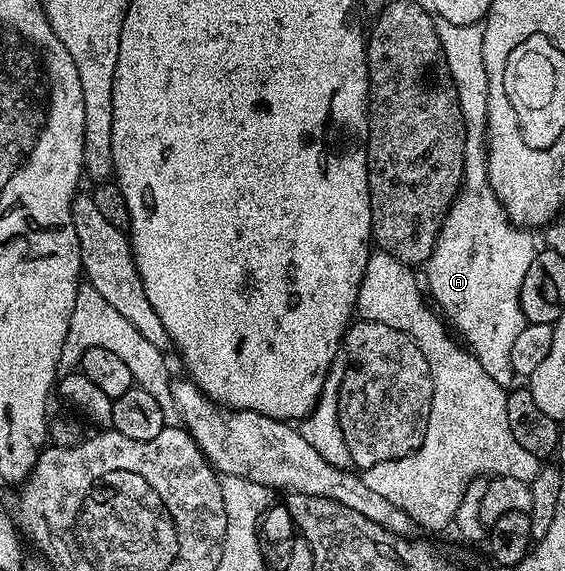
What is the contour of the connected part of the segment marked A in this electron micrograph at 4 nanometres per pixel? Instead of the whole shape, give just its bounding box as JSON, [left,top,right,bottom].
[424,16,536,389]

